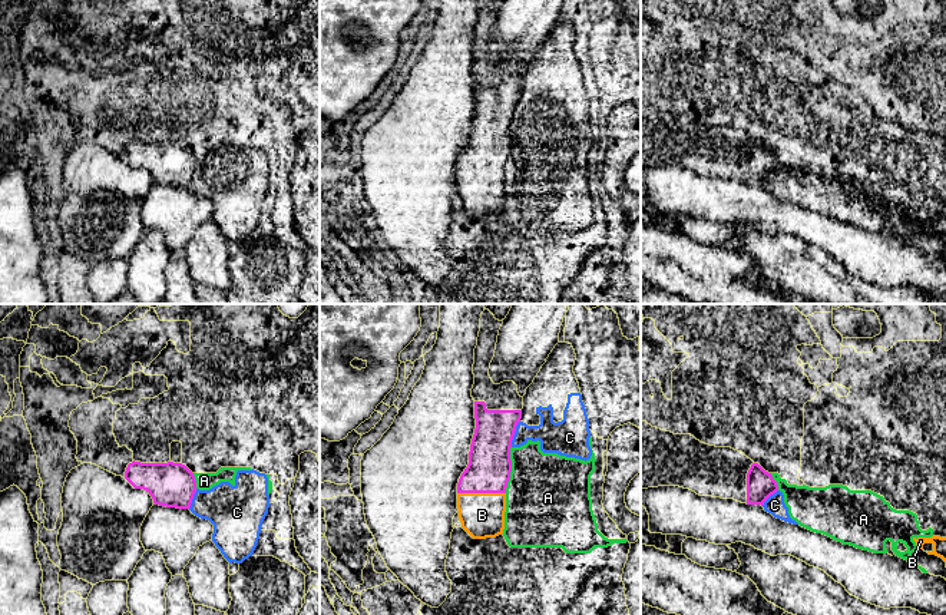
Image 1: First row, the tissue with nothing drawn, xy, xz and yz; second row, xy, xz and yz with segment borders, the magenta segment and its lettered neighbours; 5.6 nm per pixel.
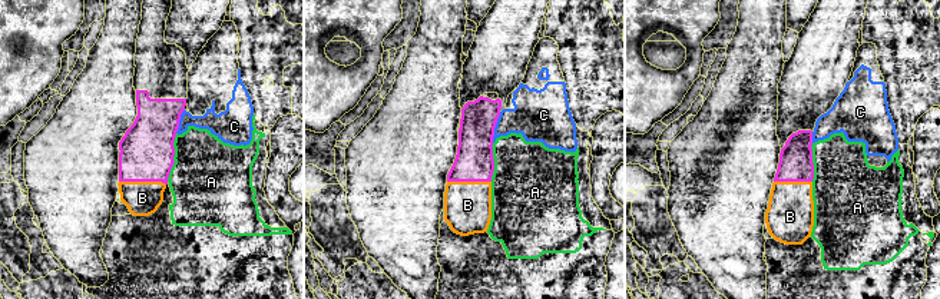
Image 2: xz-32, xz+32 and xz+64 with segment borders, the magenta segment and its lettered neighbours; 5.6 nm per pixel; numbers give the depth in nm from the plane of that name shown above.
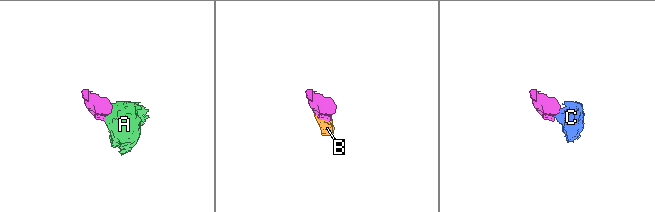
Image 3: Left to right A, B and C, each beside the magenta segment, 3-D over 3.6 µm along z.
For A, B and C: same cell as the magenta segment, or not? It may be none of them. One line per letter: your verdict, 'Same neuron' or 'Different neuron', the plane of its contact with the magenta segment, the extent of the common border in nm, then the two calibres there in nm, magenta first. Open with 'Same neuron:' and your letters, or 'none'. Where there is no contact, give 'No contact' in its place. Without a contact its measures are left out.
Same neuron: B
A: Different neuron. Touches magenta in xz. Shared border 260 nm. Thickness 240 nm (magenta) against 460 nm
B: Same neuron. Touches magenta in xz. Shared border 280 nm. Thickness 240 nm (magenta) against 260 nm
C: Different neuron. Touches magenta in xz. Shared border 160 nm. Thickness 240 nm (magenta) against 180 nm

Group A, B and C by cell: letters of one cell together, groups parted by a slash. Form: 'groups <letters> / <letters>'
groups A C / B

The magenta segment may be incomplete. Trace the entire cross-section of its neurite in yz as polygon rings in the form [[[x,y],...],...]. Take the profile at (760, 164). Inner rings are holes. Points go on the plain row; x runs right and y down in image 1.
[[[641,100],[641,168],[679,165],[699,175],[764,183],[778,169],[771,152],[731,126],[701,122],[691,113],[674,113]]]

